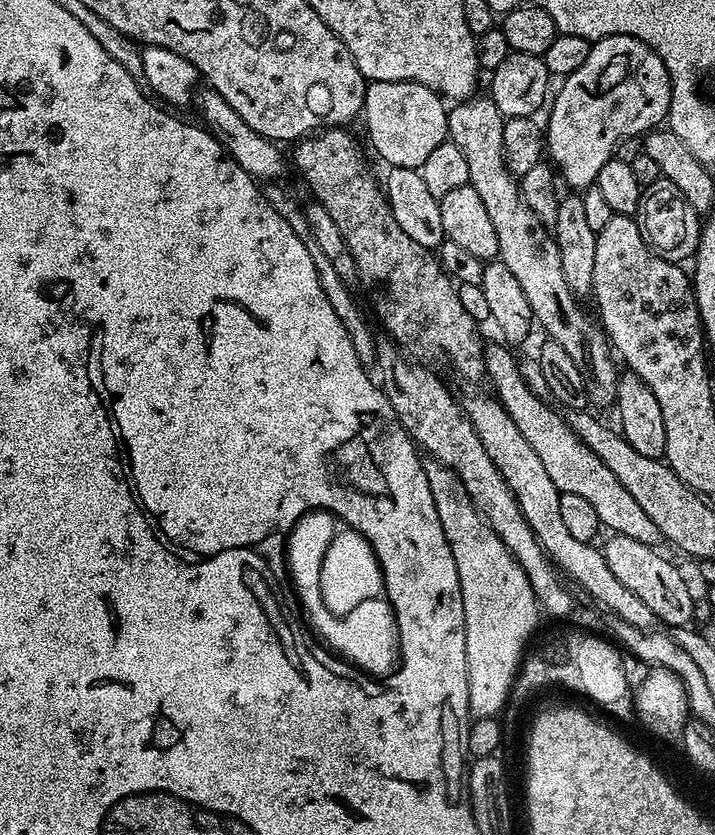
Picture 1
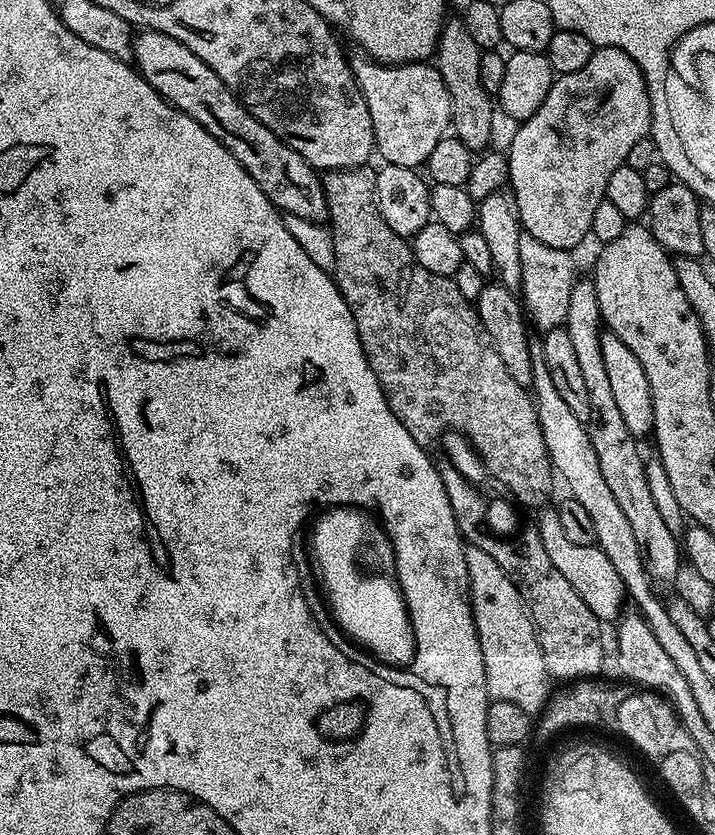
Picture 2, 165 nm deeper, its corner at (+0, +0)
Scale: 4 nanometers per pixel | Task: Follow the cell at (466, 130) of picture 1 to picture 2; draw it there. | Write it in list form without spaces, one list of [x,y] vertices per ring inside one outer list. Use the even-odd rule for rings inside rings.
[[[445,19],[441,27],[434,53],[434,66],[439,70],[442,82],[446,82],[446,90],[450,94],[451,131],[468,148],[484,150],[492,143],[490,122],[494,111],[494,100],[482,86],[482,78],[478,74],[482,49],[478,46],[478,42],[474,42],[474,38],[470,38],[463,19],[452,19]]]

